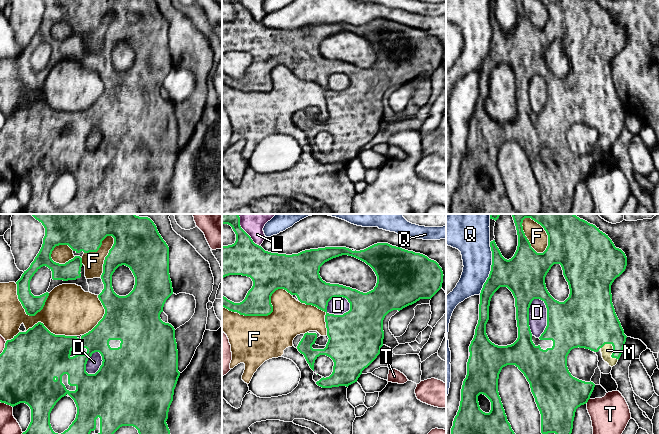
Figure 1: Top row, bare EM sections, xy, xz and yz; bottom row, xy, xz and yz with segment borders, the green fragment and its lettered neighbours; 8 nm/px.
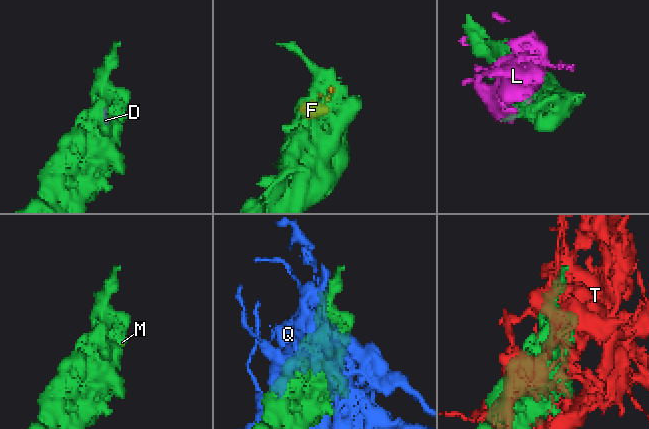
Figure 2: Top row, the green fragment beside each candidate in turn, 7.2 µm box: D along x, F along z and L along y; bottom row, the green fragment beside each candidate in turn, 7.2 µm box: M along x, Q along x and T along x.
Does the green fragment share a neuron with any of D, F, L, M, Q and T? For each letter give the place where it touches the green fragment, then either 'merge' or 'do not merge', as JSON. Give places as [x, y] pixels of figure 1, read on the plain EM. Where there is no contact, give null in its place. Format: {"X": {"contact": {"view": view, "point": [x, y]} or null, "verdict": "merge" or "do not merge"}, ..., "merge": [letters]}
{"D": {"contact": {"view": "yz", "point": [547, 91]}, "verdict": "do not merge"}, "F": {"contact": {"view": "xy", "point": [106, 32]}, "verdict": "do not merge"}, "L": {"contact": {"view": "xz", "point": [249, 12]}, "verdict": "do not merge"}, "M": {"contact": {"view": "yz", "point": [613, 125]}, "verdict": "merge"}, "Q": {"contact": {"view": "yz", "point": [491, 44]}, "verdict": "do not merge"}, "T": {"contact": {"view": "yz", "point": [587, 177]}, "verdict": "do not merge"}, "merge": ["M"]}

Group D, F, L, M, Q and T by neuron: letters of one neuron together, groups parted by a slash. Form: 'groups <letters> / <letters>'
groups D F L / M / Q / T

